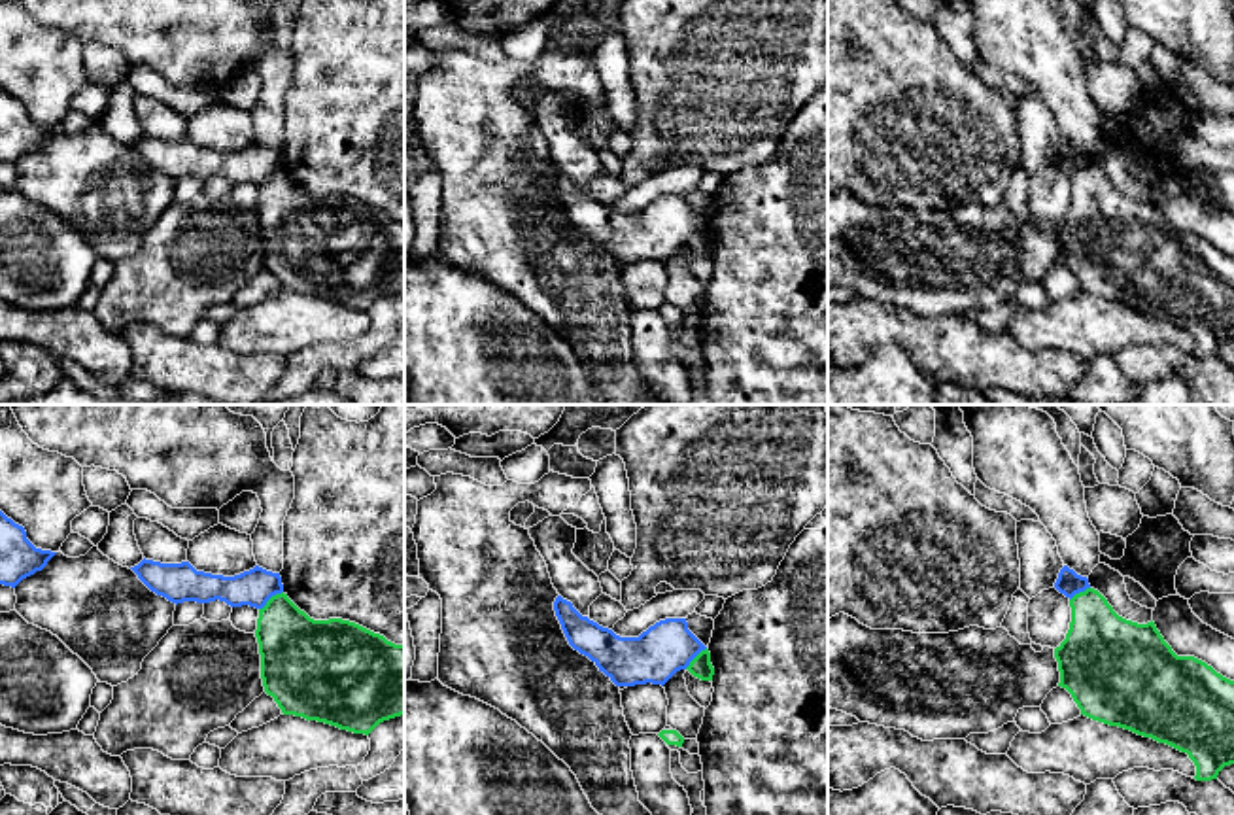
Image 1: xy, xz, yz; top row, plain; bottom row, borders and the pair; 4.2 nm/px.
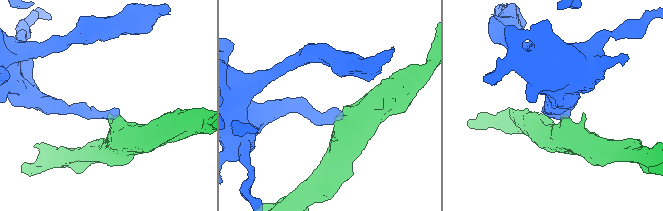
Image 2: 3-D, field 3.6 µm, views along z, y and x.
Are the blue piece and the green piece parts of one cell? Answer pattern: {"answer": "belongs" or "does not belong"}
{"answer": "does not belong"}

